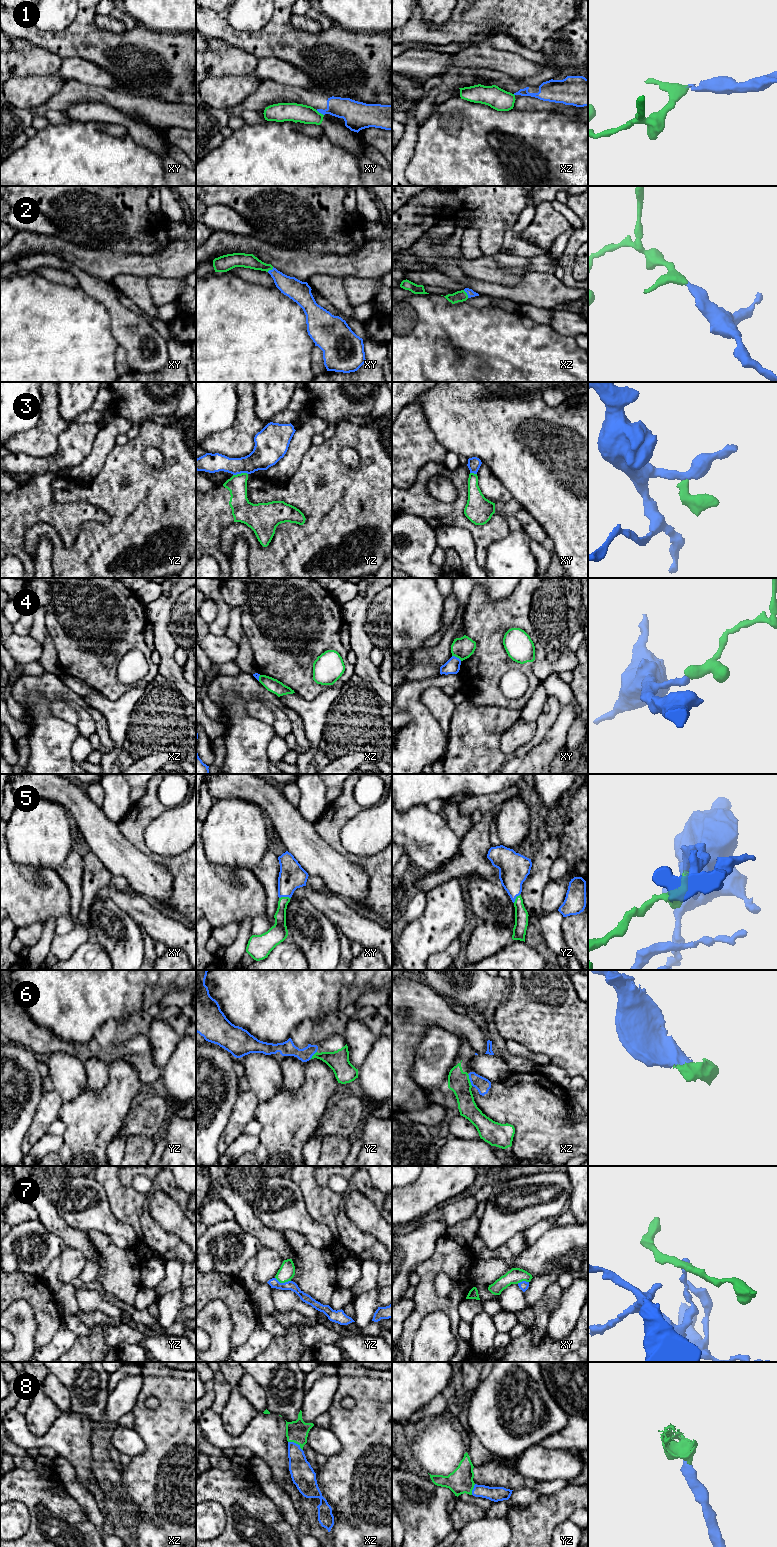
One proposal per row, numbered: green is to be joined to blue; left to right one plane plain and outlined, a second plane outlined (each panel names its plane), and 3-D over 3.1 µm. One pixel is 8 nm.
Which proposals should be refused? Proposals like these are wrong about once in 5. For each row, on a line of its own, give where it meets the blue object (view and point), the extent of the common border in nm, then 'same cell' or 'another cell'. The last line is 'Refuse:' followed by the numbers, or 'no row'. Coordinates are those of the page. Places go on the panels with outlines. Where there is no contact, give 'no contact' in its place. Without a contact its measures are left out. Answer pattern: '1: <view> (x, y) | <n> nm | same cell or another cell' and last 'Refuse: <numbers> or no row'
1: xy (320, 112) | 80 nm | another cell
2: xz (467, 294) | 80 nm | same cell
3: yz (240, 473) | 120 nm | another cell
4: xy (456, 657) | 90 nm | another cell
5: xy (284, 896) | 100 nm | same cell
6: xz (470, 1080) | 100 nm | same cell
7: yz (283, 1283) | 130 nm | another cell
8: xz (295, 1443) | 140 nm | same cell
Refuse: 1, 3, 4, 7

